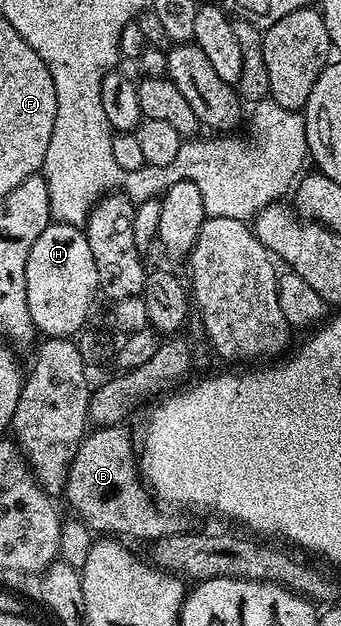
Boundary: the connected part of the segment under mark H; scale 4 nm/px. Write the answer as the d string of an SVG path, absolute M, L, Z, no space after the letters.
M61 223L44 227L28 251L26 268L26 298L35 330L43 338L73 338L87 324L86 316L99 293L96 263L85 232L79 226Z

